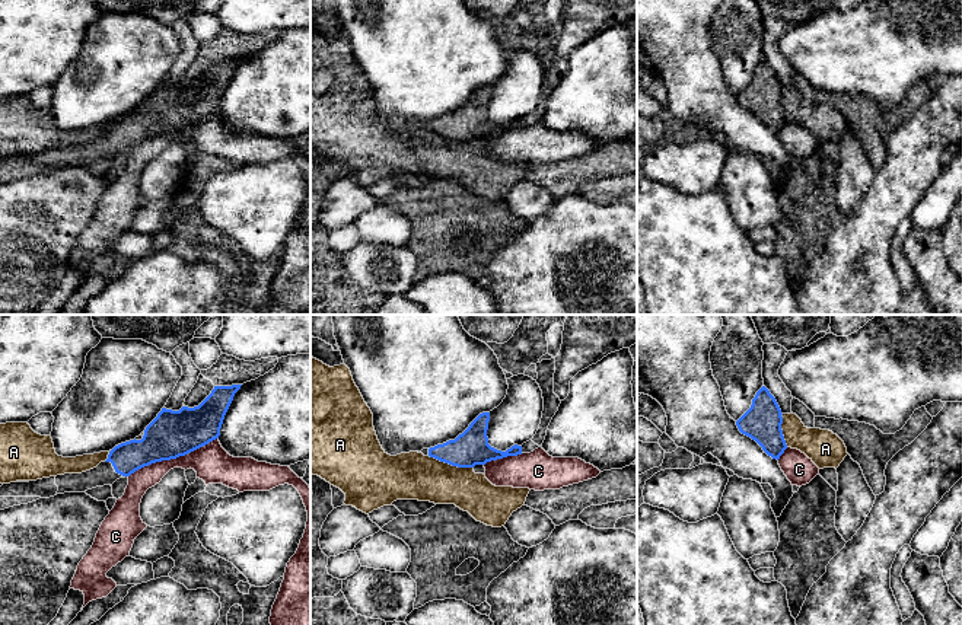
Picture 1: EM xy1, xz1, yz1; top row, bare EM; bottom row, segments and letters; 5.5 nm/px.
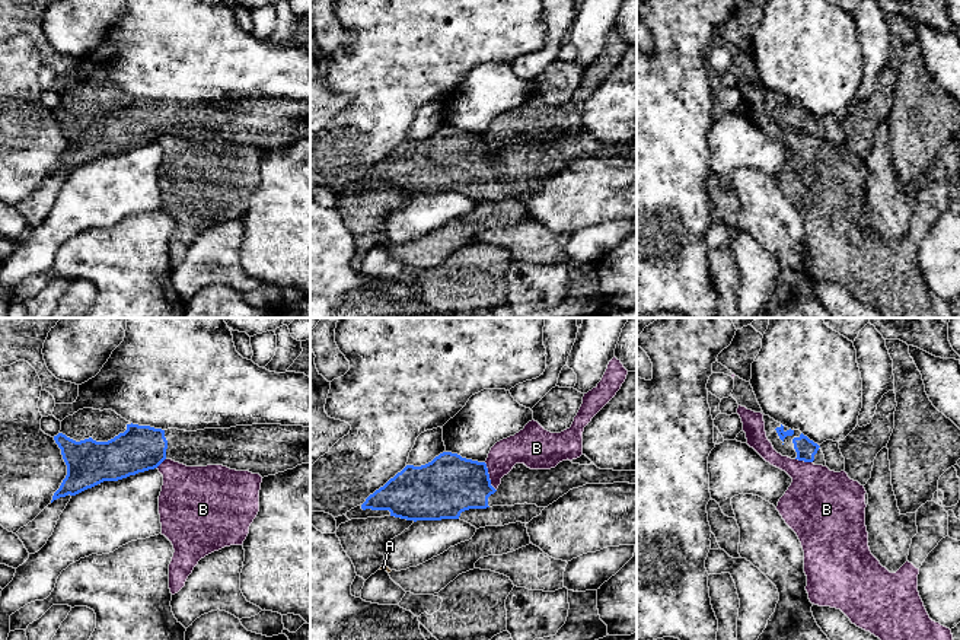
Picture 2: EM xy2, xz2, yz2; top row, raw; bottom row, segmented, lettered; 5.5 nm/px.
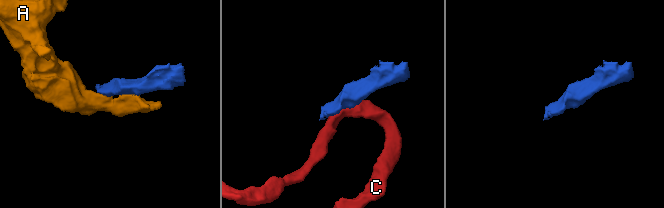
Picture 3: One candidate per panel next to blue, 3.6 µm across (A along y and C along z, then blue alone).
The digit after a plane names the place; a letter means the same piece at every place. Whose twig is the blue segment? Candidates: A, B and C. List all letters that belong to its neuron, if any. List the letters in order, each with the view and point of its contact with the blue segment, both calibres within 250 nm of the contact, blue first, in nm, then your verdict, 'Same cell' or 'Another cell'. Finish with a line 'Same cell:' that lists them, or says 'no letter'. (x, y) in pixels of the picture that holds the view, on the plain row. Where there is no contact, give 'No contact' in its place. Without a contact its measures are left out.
A: Touches blue at xz1 (451, 137). Thickness 200 nm (blue) against 260 nm. Another cell
B: Touches blue at xz2 (488, 150). Thickness 320 nm (blue) against 180 nm. Another cell
C: Touches blue at xy1 (172, 131). Thickness 260 nm (blue) against 200 nm. Another cell
Same cell: no letter

